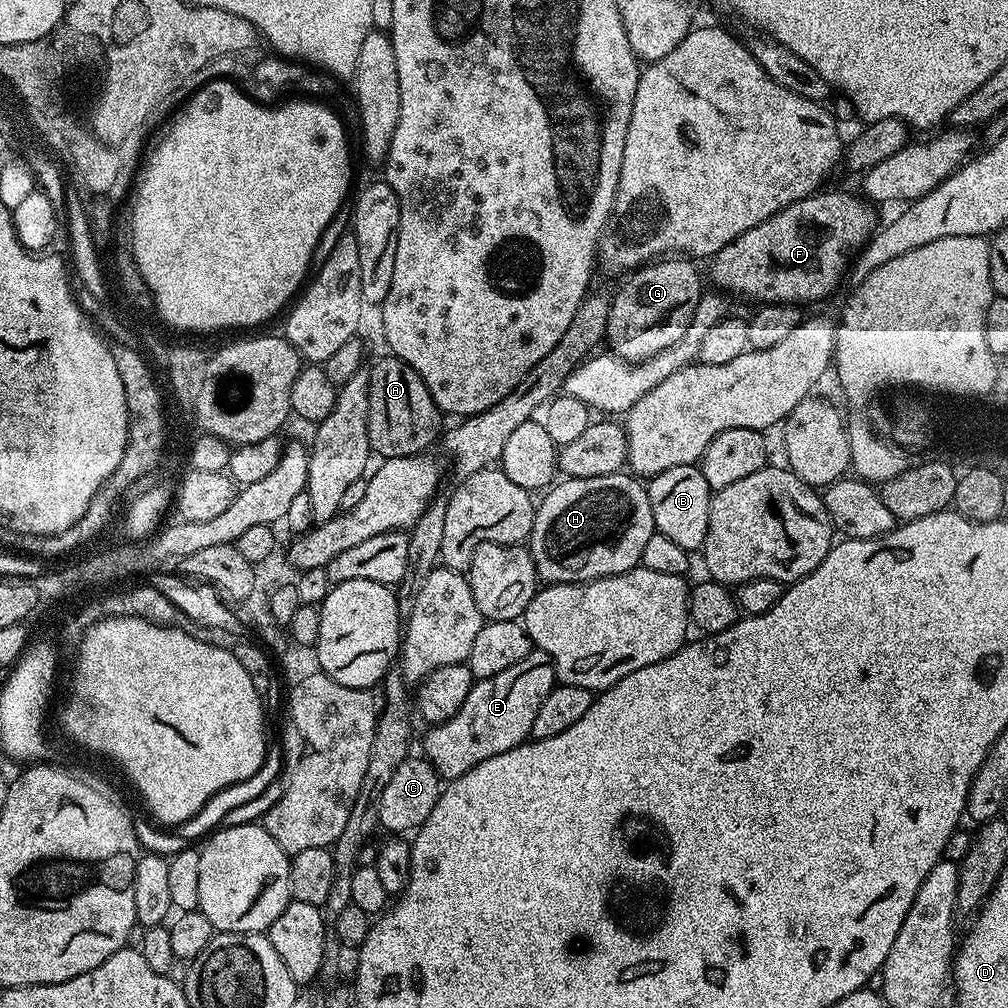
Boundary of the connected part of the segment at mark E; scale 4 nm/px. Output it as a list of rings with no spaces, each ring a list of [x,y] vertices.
[[[539,650],[528,652],[526,658],[514,662],[510,670],[502,670],[502,674],[494,674],[489,680],[476,680],[458,714],[445,724],[434,724],[427,729],[423,755],[434,766],[441,781],[447,782],[466,774],[466,770],[478,766],[478,762],[486,762],[486,758],[494,758],[494,754],[525,743],[532,735],[534,717],[542,702],[546,702],[546,694],[550,694],[557,683],[556,667],[550,654]]]

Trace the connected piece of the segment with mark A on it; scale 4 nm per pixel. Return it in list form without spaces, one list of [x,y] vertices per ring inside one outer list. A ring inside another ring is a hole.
[[[384,354],[368,372],[370,414],[368,415],[368,437],[373,453],[380,458],[389,456],[418,456],[441,435],[440,407],[430,398],[426,382],[406,362],[397,356]]]

